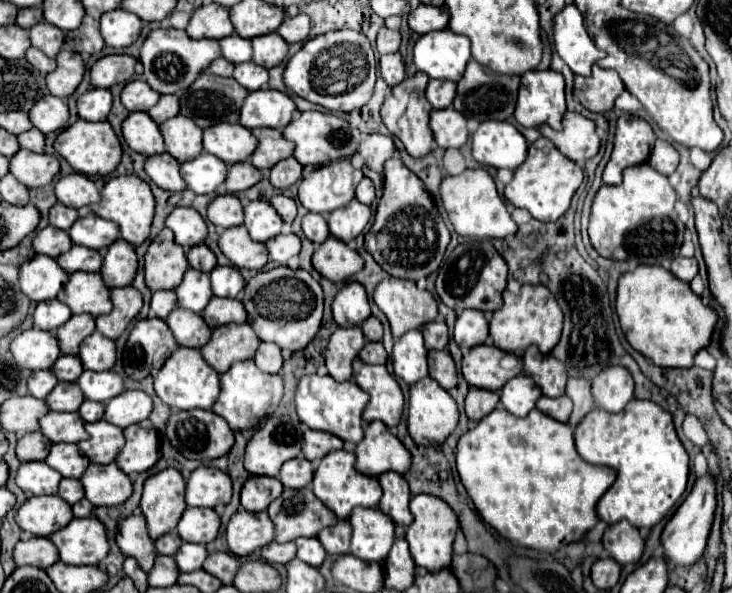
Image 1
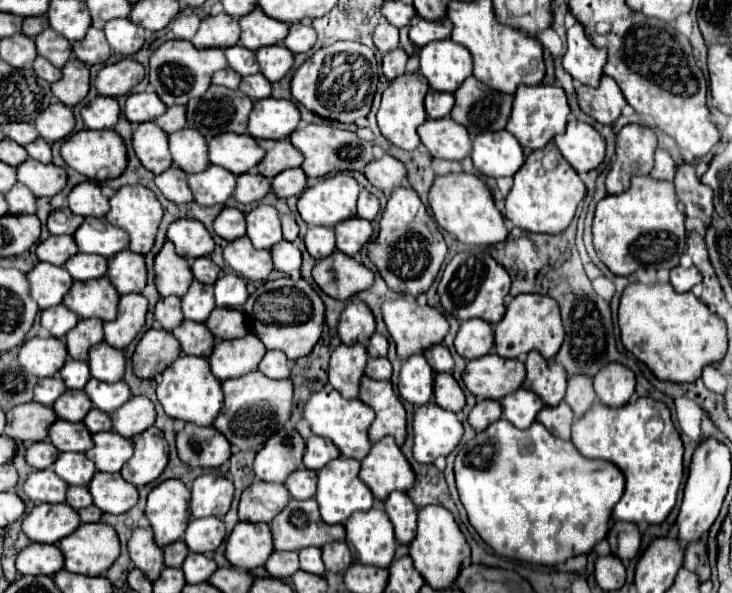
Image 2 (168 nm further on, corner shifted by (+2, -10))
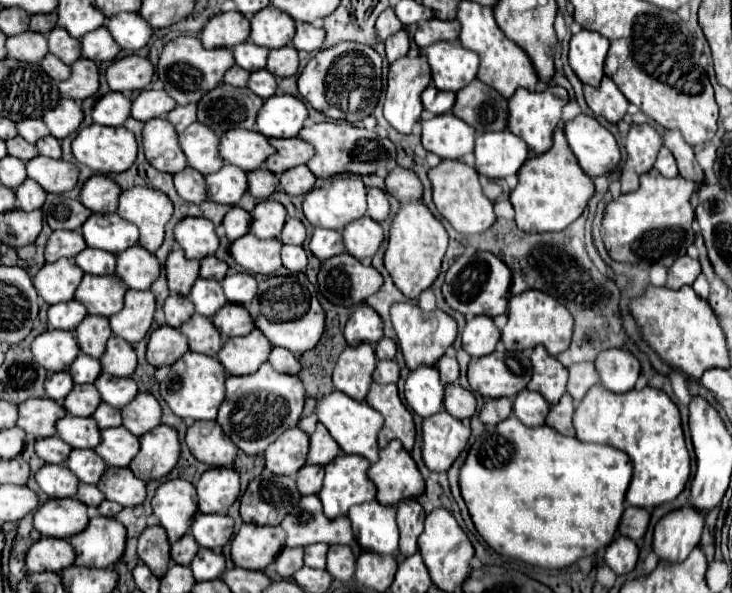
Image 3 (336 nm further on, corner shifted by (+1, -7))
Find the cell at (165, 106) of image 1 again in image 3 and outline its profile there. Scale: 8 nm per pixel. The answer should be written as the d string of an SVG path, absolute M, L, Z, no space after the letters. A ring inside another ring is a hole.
M177 105L173 111L167 113L167 119L175 127L175 131L181 133L181 131L185 131L187 125L191 125L191 123L197 121L195 113L197 113L197 107L195 105L183 105L183 107Z

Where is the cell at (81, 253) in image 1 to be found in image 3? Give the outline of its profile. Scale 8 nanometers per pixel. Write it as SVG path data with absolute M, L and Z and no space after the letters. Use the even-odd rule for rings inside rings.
M87 247L75 257L75 263L91 275L111 275L115 271L115 255L109 251Z

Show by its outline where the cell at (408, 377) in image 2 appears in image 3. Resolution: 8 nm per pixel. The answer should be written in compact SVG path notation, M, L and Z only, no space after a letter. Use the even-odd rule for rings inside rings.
M419 365L405 381L405 401L419 415L435 415L443 407L443 385L435 367Z

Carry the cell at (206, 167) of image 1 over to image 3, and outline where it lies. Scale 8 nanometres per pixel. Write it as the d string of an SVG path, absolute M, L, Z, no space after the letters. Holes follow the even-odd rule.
M223 165L219 171L205 177L207 199L223 205L237 205L241 195L247 191L247 175L235 165Z

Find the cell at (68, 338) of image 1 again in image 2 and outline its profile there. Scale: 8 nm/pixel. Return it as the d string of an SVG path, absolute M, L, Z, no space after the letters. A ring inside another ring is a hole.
M80 320L78 326L74 326L74 330L70 330L70 334L66 334L68 354L74 360L86 362L90 346L104 340L102 324L104 324L102 320Z

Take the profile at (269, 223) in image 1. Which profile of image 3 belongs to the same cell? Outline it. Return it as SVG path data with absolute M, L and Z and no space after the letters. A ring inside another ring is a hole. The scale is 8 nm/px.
M265 199L257 203L251 215L253 215L253 223L251 223L253 235L257 235L259 239L273 239L281 235L287 211L281 203L273 199Z

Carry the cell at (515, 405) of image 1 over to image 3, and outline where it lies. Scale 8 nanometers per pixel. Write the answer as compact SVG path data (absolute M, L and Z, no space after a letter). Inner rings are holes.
M523 389L513 399L513 413L523 425L537 427L545 423L545 417L549 413L549 403L543 399L543 395Z

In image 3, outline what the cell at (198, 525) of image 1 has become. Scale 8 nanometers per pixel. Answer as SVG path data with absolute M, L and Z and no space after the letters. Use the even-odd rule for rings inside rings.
M197 513L191 525L191 535L205 549L223 547L233 535L233 519L229 515L203 515Z

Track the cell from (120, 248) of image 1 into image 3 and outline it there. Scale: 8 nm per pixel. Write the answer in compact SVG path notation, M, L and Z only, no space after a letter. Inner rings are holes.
M135 245L117 255L115 275L129 289L149 289L149 285L159 277L159 263L147 249Z

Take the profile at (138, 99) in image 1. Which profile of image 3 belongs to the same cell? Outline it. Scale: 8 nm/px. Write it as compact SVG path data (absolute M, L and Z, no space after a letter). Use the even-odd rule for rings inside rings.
M141 91L131 107L131 117L147 121L153 117L165 117L177 103L165 91Z

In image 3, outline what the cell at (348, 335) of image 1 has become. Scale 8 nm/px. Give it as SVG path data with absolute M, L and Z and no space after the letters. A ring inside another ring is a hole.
M361 343L357 347L345 347L333 371L333 387L353 397L355 401L365 401L369 385L373 383L371 373L375 365L377 357L369 343Z

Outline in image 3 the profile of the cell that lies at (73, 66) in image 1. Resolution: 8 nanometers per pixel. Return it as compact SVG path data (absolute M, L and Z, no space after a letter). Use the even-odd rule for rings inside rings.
M79 57L71 65L71 77L59 81L59 91L75 101L83 101L95 95L97 89L99 89L99 69L91 59L83 59L83 57Z

